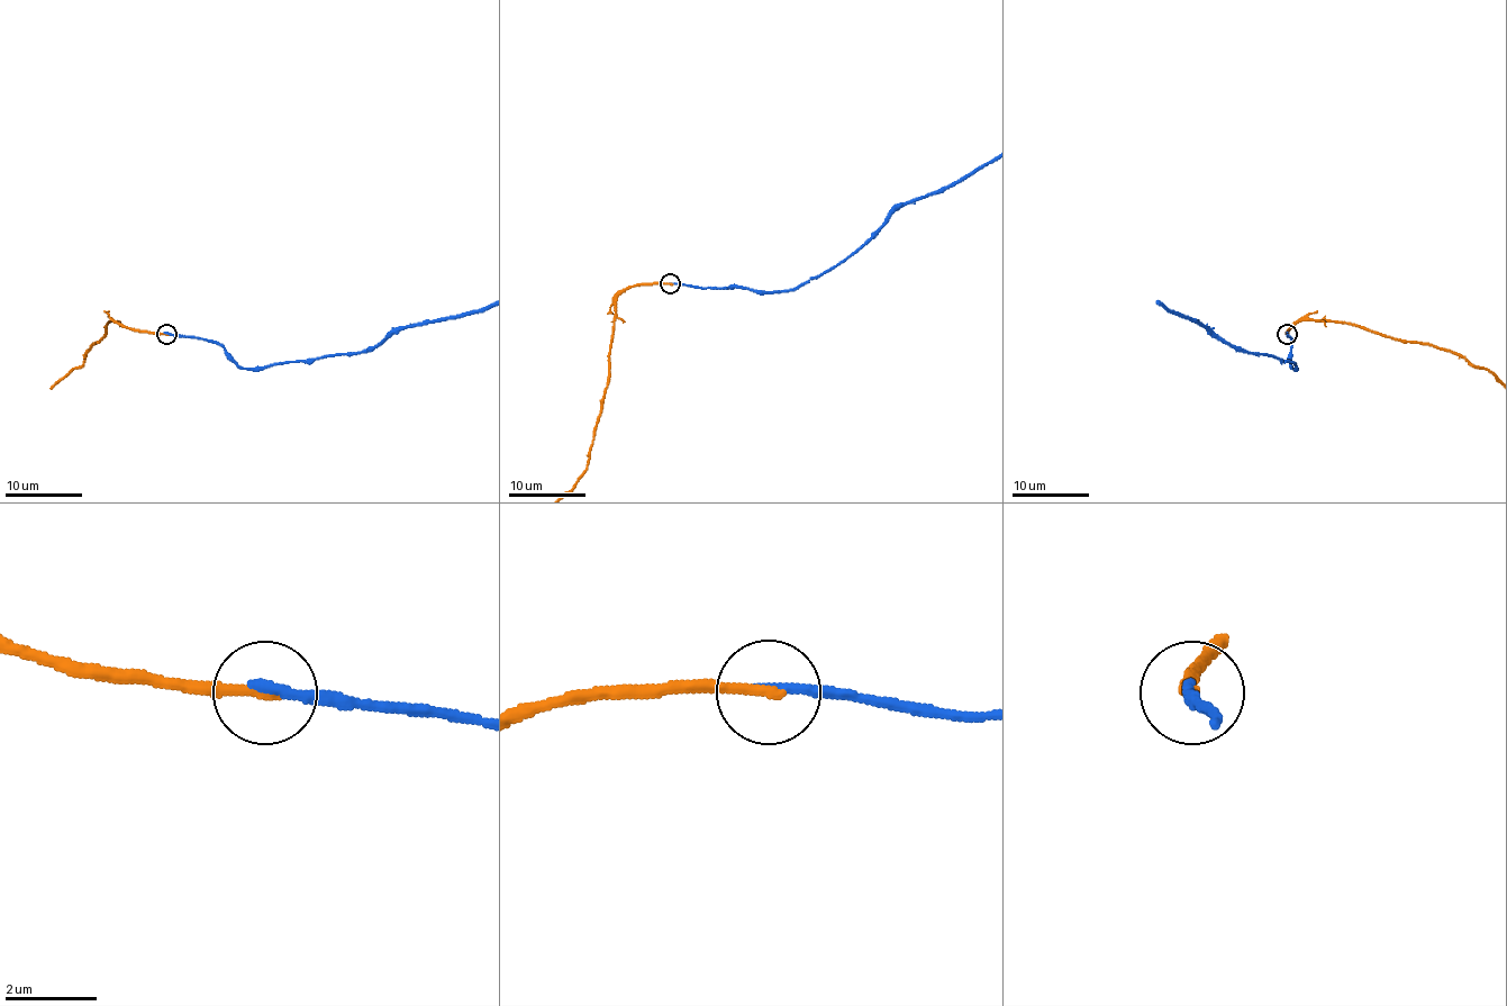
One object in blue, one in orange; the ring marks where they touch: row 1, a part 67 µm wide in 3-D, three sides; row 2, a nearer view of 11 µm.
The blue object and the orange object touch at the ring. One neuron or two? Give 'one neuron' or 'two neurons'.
two neurons

